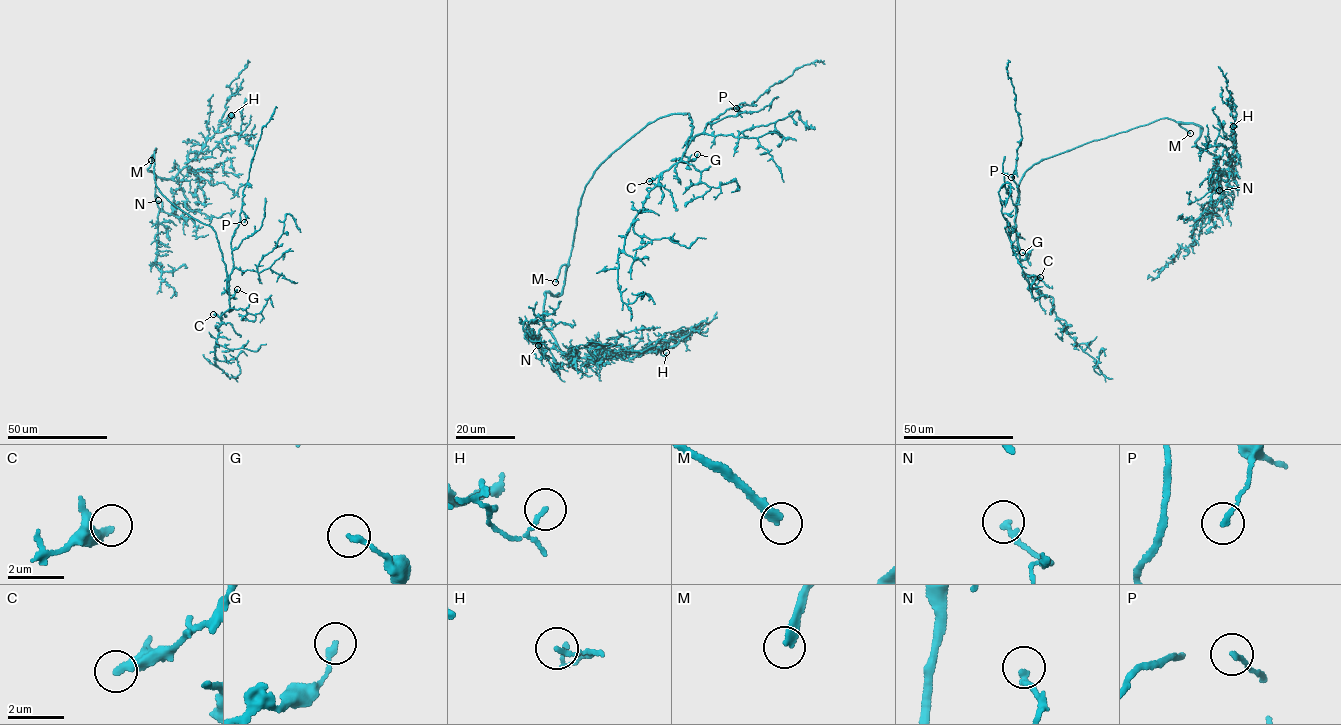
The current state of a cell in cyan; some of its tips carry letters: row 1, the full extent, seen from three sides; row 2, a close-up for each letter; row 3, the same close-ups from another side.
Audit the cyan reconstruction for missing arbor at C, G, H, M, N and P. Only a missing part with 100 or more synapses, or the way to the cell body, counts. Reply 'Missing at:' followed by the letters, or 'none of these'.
Missing at: M

